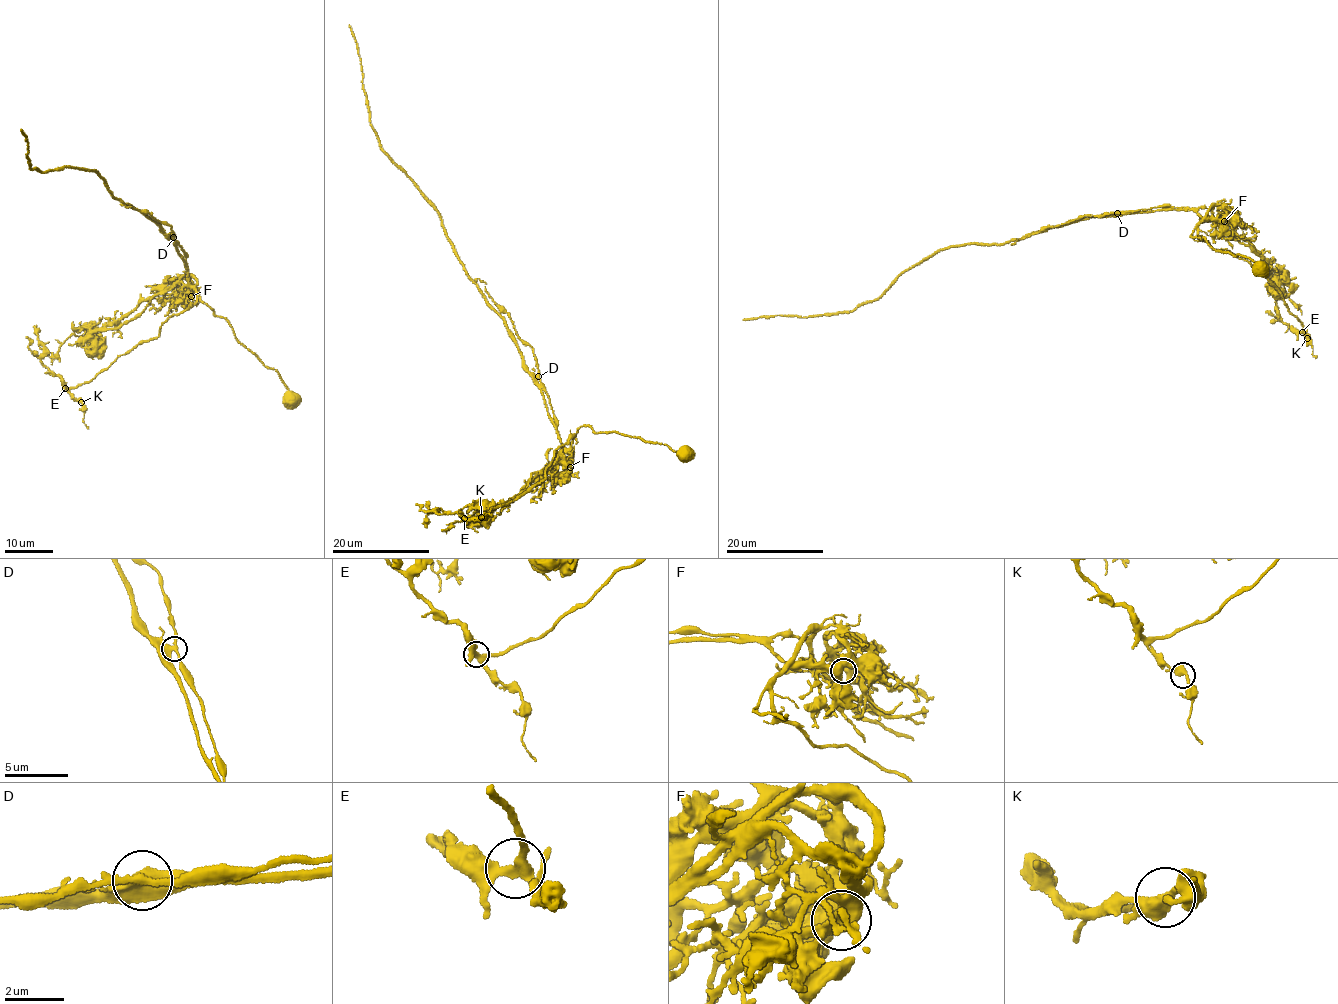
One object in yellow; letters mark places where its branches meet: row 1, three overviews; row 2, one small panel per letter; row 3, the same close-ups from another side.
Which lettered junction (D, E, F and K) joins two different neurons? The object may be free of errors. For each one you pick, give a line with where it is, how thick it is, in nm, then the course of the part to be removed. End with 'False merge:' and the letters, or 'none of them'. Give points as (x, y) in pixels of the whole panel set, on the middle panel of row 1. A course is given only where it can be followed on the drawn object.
D: at (538, 376); 360 nm thick; foreign part runs (538, 377), (559, 462), (572, 457), (575, 436), (511, 501), (473, 519), (434, 511), (425, 525)
False merge: D

